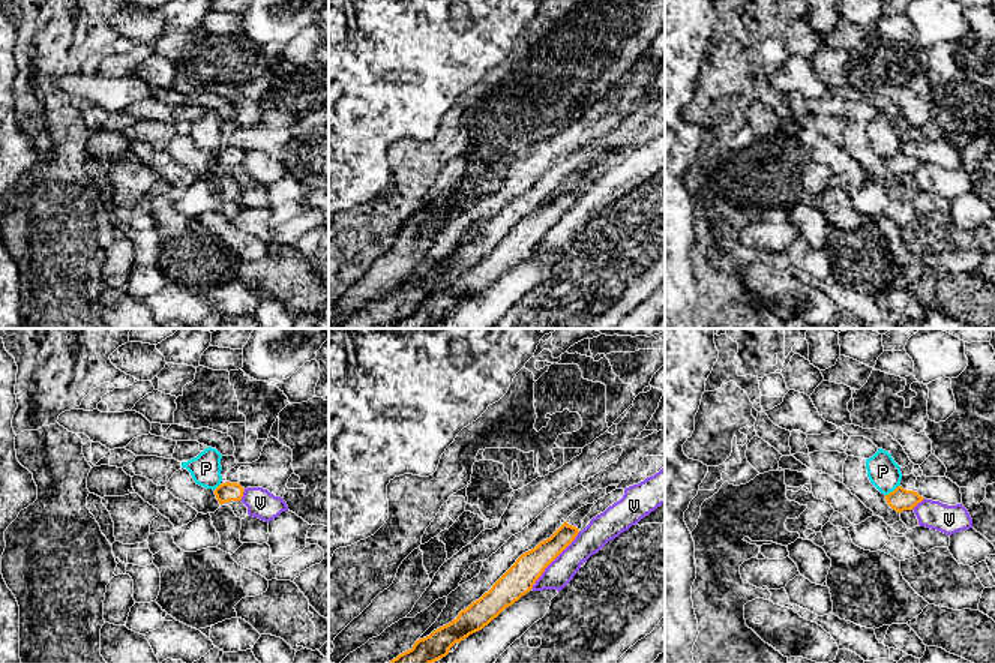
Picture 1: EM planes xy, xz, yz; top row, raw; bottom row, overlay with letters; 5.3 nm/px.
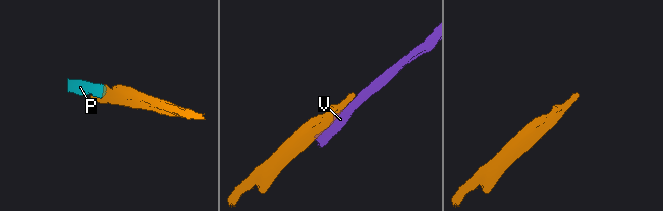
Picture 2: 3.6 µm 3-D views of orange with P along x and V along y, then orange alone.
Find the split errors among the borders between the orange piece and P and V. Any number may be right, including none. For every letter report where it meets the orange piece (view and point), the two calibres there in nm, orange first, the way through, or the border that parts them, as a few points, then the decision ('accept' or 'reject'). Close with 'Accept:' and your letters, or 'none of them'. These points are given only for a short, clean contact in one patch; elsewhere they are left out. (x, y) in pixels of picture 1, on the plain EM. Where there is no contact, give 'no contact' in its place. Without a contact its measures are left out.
P: contact yz (893, 155); calibres 120 and 170 nm; way yz (899, 164), (893, 155), (883, 135); accept
V: contact xz (554, 222); calibres 160 and 150 nm; reject
Accept: P

